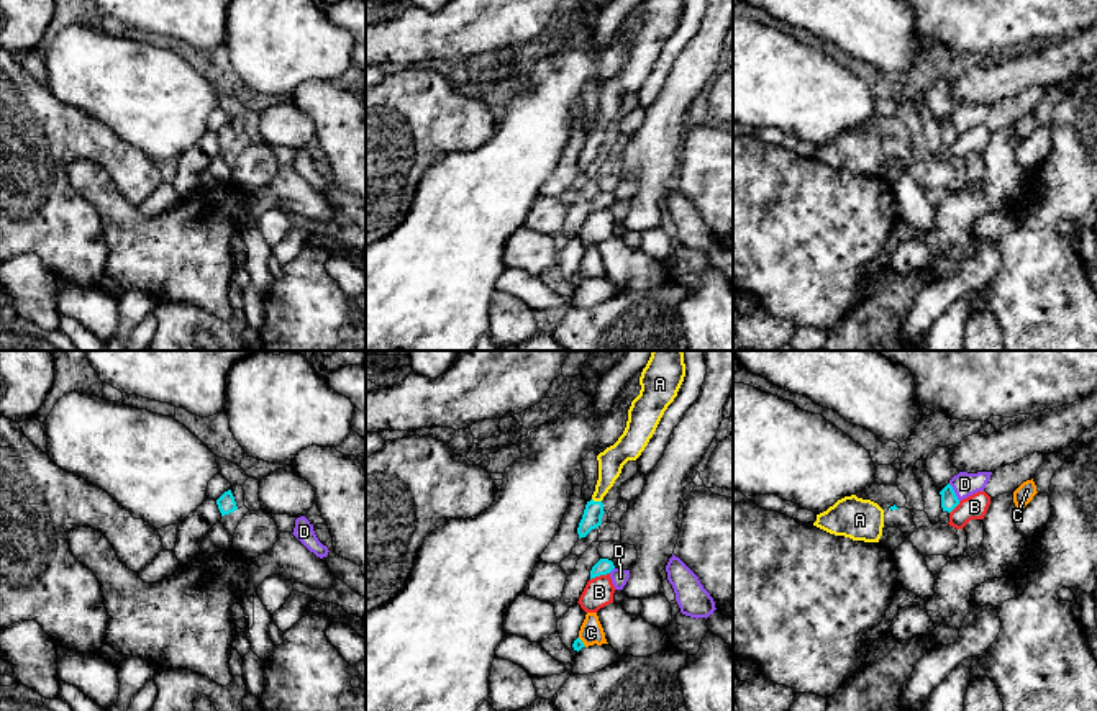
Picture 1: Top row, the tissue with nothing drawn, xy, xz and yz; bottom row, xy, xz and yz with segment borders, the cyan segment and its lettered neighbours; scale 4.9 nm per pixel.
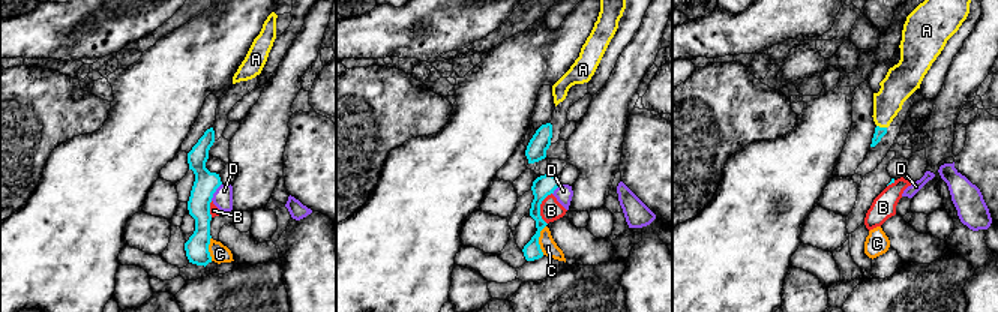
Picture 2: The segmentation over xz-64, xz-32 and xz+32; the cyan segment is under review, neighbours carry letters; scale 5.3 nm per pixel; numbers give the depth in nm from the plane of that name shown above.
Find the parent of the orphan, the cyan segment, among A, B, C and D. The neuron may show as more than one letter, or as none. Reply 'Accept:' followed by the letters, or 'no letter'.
Accept: A

